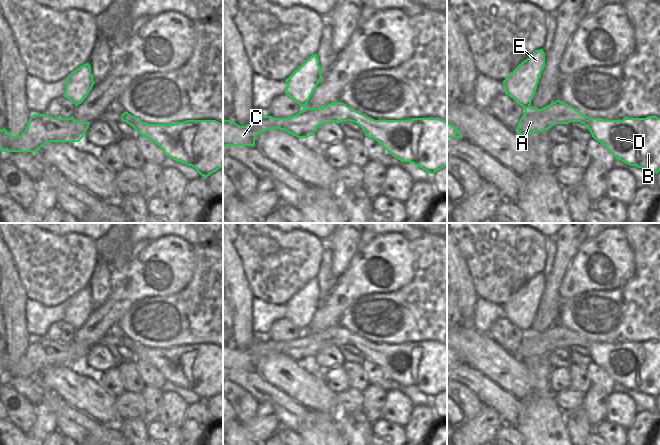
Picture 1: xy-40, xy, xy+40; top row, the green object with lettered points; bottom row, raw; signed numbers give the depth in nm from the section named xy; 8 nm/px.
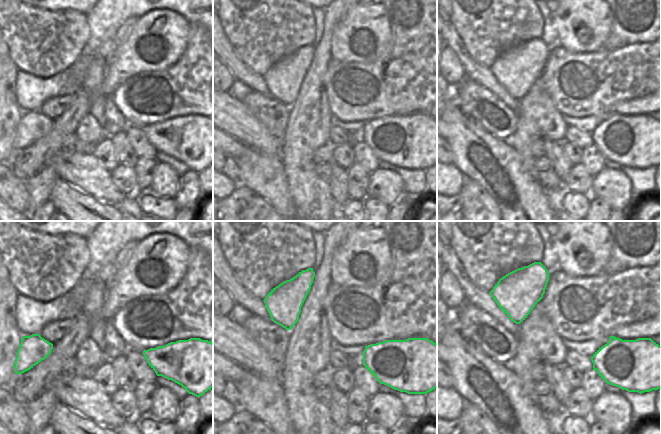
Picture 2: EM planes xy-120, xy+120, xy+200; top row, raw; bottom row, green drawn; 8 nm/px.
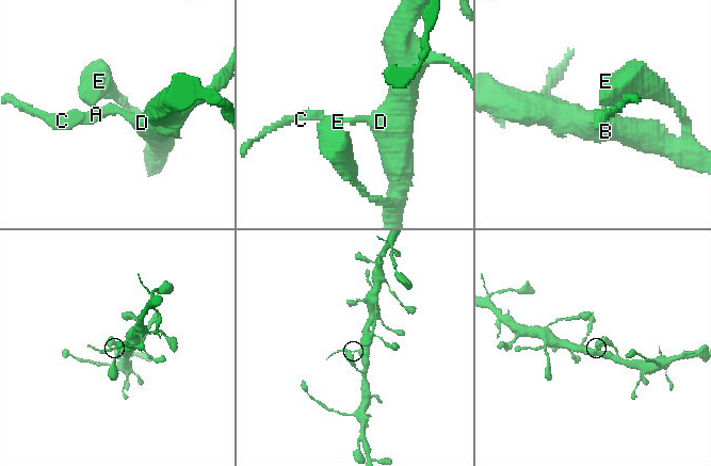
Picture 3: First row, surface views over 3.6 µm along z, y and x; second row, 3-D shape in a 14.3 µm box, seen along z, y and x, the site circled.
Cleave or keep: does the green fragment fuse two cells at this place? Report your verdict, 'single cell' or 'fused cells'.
single cell

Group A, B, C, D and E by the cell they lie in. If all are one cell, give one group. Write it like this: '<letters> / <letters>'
A B C D E

